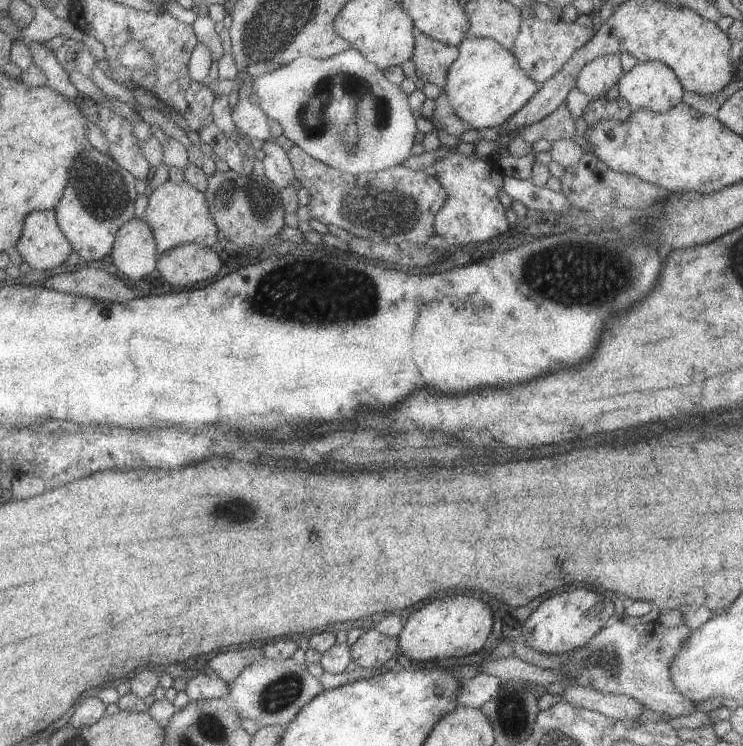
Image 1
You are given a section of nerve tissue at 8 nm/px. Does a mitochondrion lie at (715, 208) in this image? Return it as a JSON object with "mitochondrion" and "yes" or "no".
{"mitochondrion":"no"}

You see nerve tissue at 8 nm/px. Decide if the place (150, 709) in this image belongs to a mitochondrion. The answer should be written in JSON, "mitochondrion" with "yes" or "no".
{"mitochondrion":"no"}

